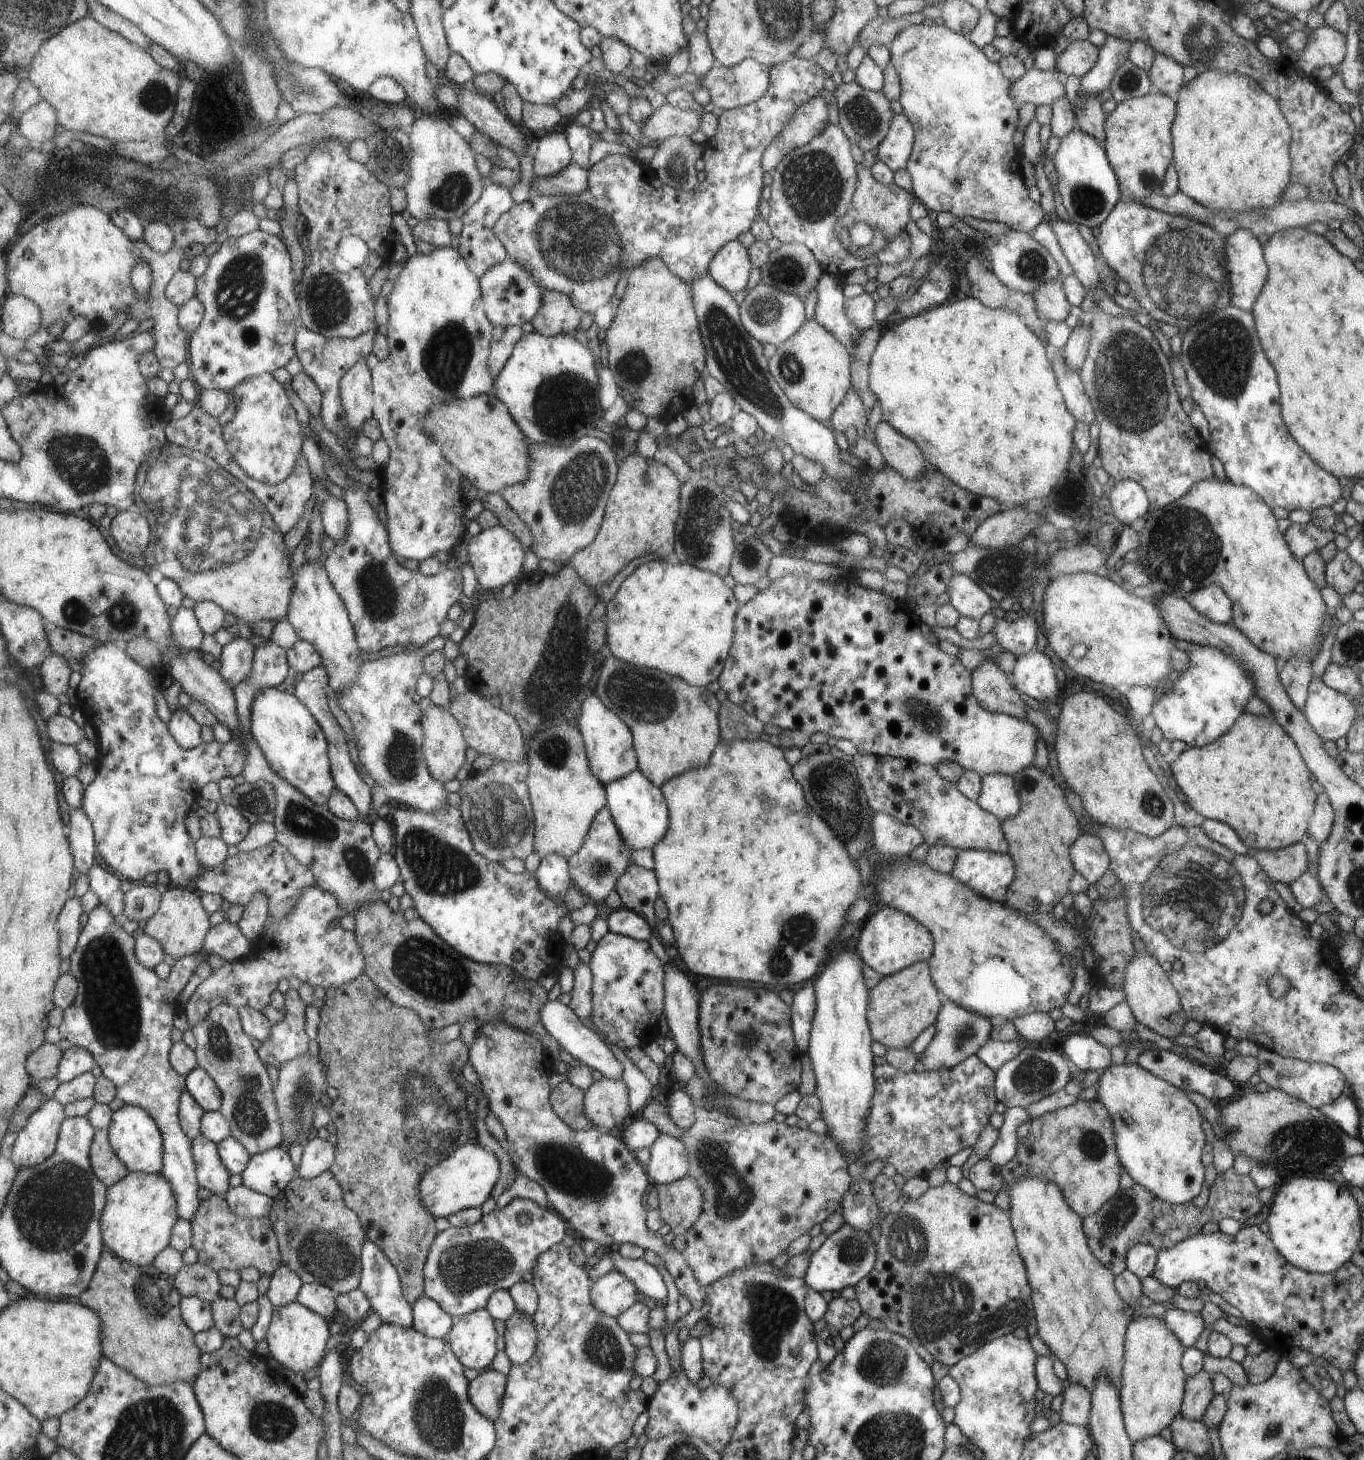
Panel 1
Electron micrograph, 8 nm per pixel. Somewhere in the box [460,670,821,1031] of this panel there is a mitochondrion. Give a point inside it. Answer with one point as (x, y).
(499, 810)

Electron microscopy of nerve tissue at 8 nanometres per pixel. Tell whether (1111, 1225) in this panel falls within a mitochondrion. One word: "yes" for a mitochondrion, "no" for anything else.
yes

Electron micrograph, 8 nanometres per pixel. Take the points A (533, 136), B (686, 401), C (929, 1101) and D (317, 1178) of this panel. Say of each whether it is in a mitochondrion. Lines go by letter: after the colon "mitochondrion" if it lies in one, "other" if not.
A: other
B: other
C: mitochondrion
D: other

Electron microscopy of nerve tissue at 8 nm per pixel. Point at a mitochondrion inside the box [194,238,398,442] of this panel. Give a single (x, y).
(237, 288)

